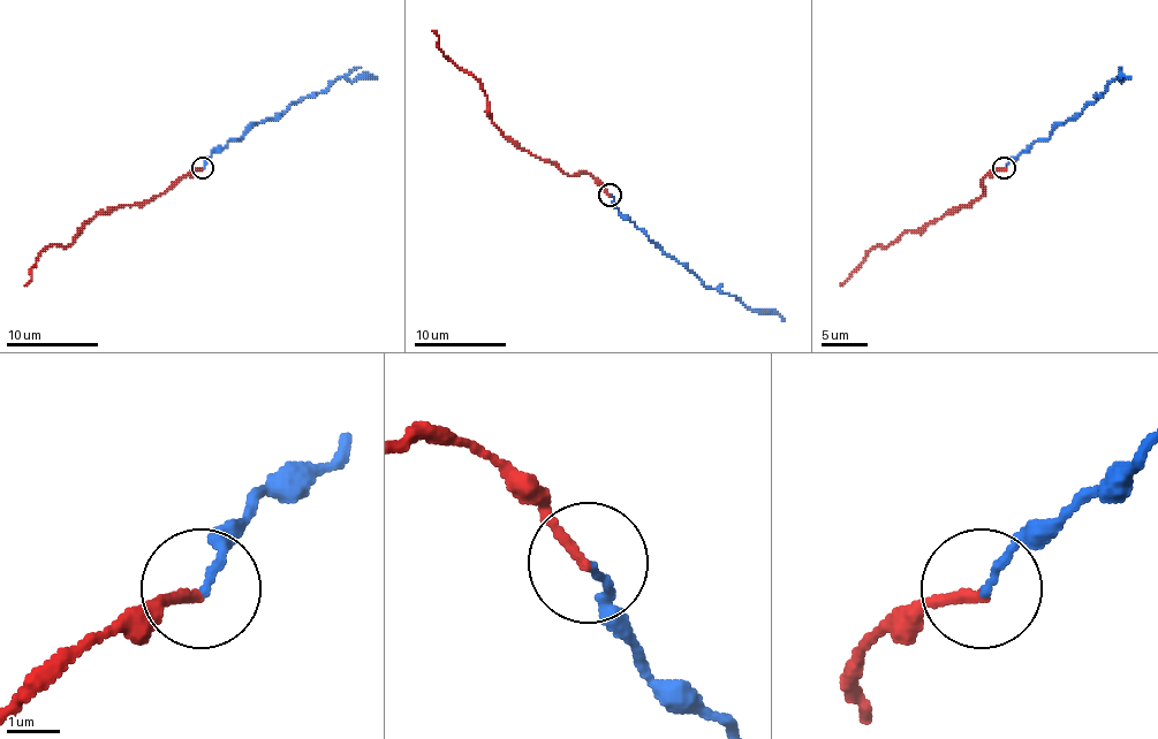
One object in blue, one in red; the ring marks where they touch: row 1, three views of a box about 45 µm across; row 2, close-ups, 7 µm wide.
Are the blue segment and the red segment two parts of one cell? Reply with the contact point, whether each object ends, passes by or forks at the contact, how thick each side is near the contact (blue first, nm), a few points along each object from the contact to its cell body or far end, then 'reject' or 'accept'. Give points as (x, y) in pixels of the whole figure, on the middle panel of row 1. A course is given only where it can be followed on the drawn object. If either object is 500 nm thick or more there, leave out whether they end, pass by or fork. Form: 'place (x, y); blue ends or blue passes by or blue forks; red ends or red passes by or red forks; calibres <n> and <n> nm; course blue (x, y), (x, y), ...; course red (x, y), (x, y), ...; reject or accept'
place (610, 195); blue ends; red ends; calibres 140 and 180 nm; course blue (608, 193), (620, 212), (705, 286), (735, 295), (756, 311), (774, 311), (784, 320); course red (608, 193), (589, 174), (566, 174), (508, 139), (492, 121), (487, 96), (478, 82), (446, 56), (432, 31); reject

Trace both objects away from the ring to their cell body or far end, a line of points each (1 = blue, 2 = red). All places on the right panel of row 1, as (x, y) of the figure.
1: (1004, 168), (1036, 141), (1045, 141), (1064, 122), (1073, 120), (1117, 76), (1121, 81), (1121, 76), (1130, 78)
2: (1004, 168), (992, 170), (983, 180), (983, 196), (916, 230), (905, 230), (891, 244), (877, 244), (840, 286)

